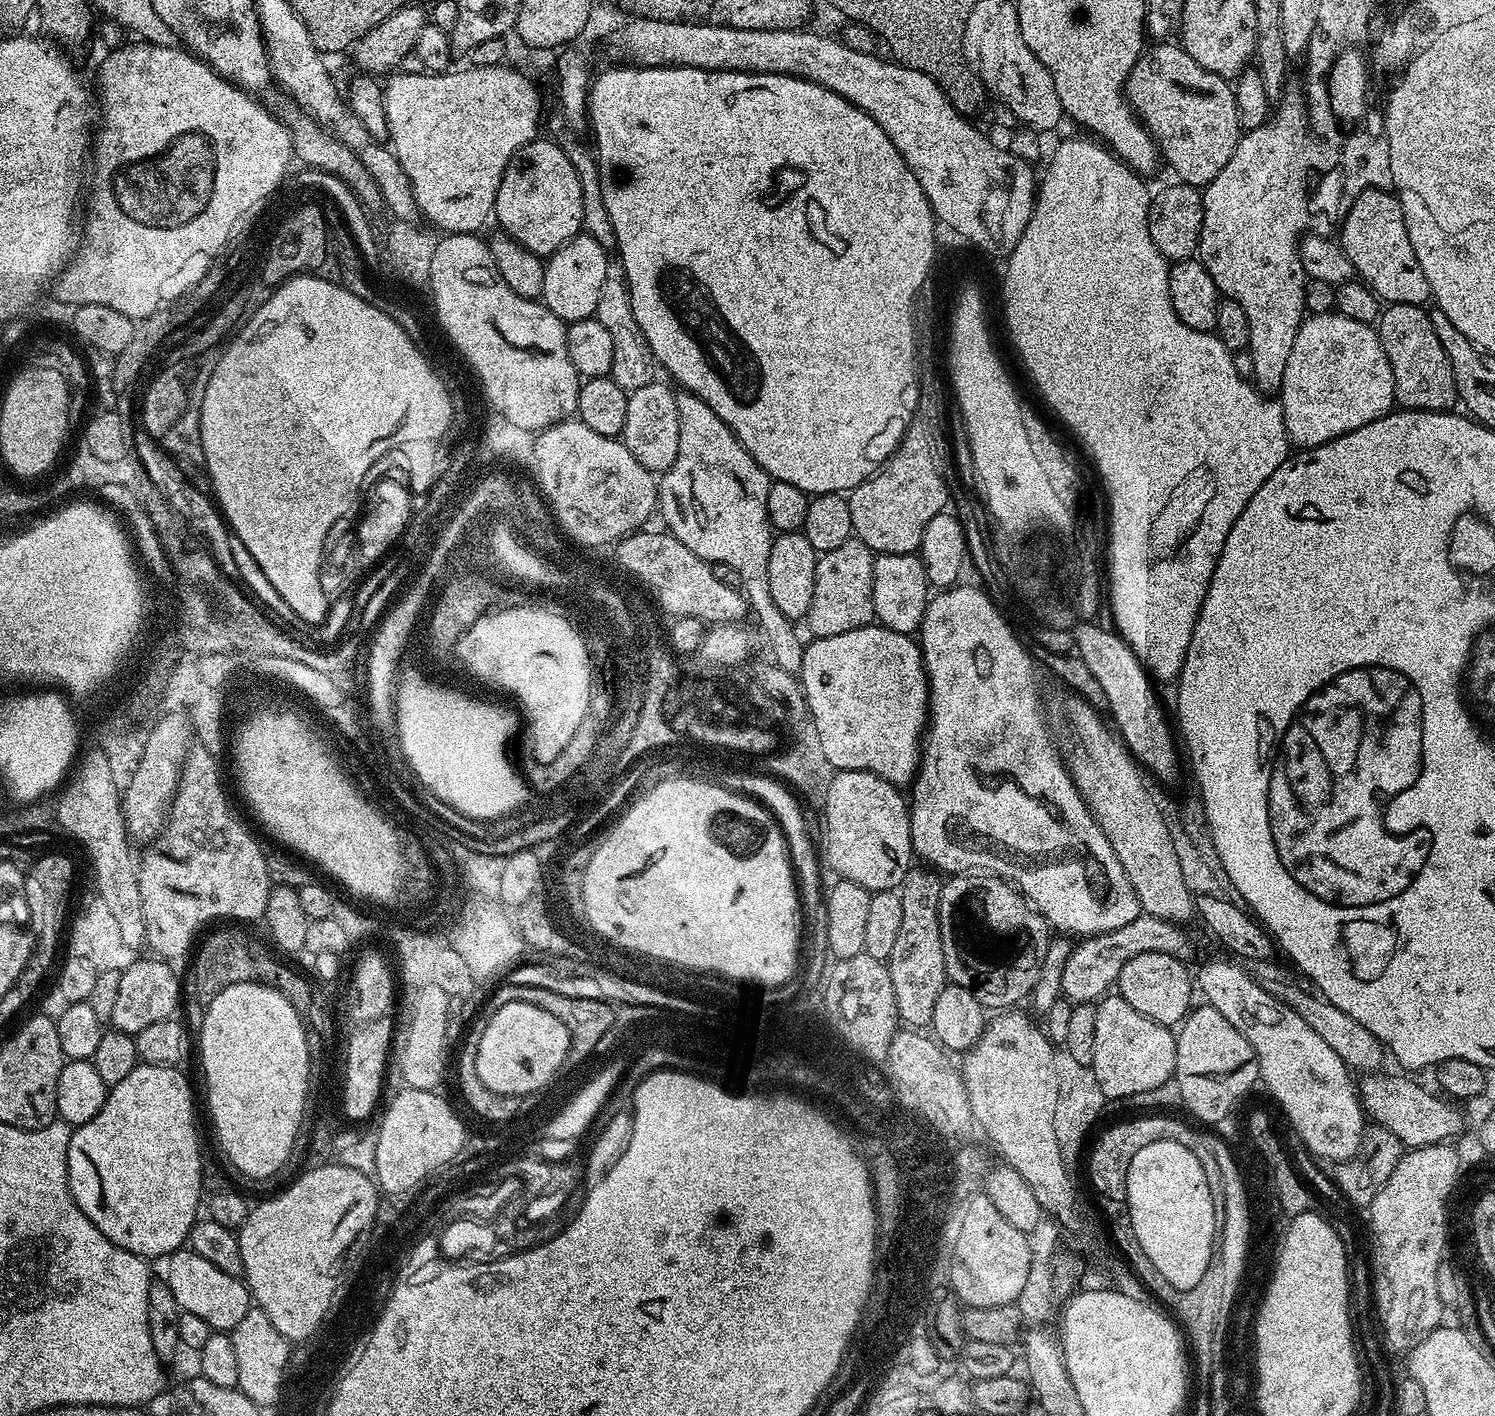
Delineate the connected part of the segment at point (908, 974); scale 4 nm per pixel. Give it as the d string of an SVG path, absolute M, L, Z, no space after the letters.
M913 866L904 875L898 889L902 898L902 923L894 941L894 950L890 950L886 963L900 1020L916 1030L920 1030L923 1024L924 1027L931 1025L934 1002L938 1002L938 994L948 980L940 929L941 883L941 877L931 867Z

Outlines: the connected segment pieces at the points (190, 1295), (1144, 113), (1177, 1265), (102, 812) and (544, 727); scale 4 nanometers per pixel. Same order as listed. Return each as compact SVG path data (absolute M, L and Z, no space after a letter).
M177 1250L167 1257L168 1277L166 1283L174 1302L178 1302L181 1312L195 1314L218 1332L231 1333L233 1328L246 1318L250 1307L248 1285L239 1276L231 1276L220 1270L191 1250Z
M1156 42L1141 55L1139 62L1130 70L1124 84L1124 94L1136 115L1148 127L1152 137L1160 145L1163 161L1177 172L1179 179L1194 188L1203 189L1230 162L1242 135L1238 114L1236 89L1225 77L1214 74L1194 62L1190 54L1179 43Z
M1150 1142L1150 1146L1142 1146L1142 1150L1134 1154L1134 1162L1130 1162L1126 1178L1126 1190L1126 1215L1134 1226L1138 1246L1146 1250L1146 1258L1154 1262L1155 1269L1172 1286L1180 1289L1197 1286L1214 1259L1214 1249L1218 1244L1214 1238L1214 1205L1210 1196L1210 1182L1206 1182L1206 1170L1202 1170L1202 1162L1198 1162L1196 1155L1178 1142Z
M95 750L83 756L79 757L70 779L63 785L60 801L54 804L55 819L88 851L92 872L96 875L96 888L100 891L99 903L114 914L122 942L136 950L144 944L144 915L138 860L135 855L132 857L134 844L120 808L122 788L116 784L110 762L102 751Z
M532 602L517 608L500 606L478 617L460 644L463 660L475 669L472 676L477 681L515 689L524 700L532 752L544 766L551 766L566 742L574 738L574 730L578 730L590 702L584 648L572 628L558 616L551 607L535 608Z

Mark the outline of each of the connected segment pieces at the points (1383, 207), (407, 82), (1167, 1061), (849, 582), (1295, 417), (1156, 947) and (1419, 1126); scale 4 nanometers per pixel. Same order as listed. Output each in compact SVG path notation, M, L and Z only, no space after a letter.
M1367 188L1360 192L1338 229L1338 242L1350 258L1355 275L1367 284L1381 301L1389 305L1398 303L1429 303L1432 291L1422 274L1422 266L1410 246L1404 211L1393 193L1383 188Z
M499 64L498 66L486 66L485 68L477 68L475 66L468 66L468 69L465 72L455 72L455 70L449 70L447 72L441 72L439 74L425 74L423 71L420 72L404 72L401 71L399 74L401 76L396 76L393 78L389 84L385 83L383 85L384 89L384 109L386 110L386 118L388 119L388 135L387 139L390 141L390 147L393 152L396 153L396 157L398 158L398 162L402 162L402 170L406 170L406 174L410 178L410 186L412 187L412 193L414 194L414 198L416 199L416 207L418 209L419 215L421 217L425 216L426 219L429 220L431 227L433 229L439 230L444 234L455 234L457 232L467 232L469 234L479 233L481 230L480 227L483 226L487 220L490 220L490 217L493 215L494 209L496 207L496 195L498 194L498 186L502 182L502 178L506 174L506 166L512 160L512 156L519 148L522 146L526 146L532 140L537 139L538 133L536 132L540 128L539 120L540 120L540 92L536 89L536 84L531 80L530 77L527 76L524 72L519 72L516 68L508 68L509 66L505 66L504 64Z
M1119 994L1105 995L1096 1004L1094 1058L1091 1068L1109 1100L1120 1100L1124 1096L1142 1094L1144 1090L1162 1086L1176 1074L1176 1037L1173 1029L1146 1018L1146 1014L1138 1014L1138 1010L1134 1010L1134 1006L1130 1006L1130 1002L1126 1002Z
M851 539L842 546L823 553L817 559L814 574L814 598L810 598L810 610L806 625L813 637L846 634L846 630L858 630L873 623L874 610L874 553L861 540Z
M1335 310L1320 312L1317 316L1309 315L1301 324L1298 334L1294 338L1294 347L1290 349L1290 358L1286 358L1286 374L1282 374L1278 399L1284 411L1284 425L1288 431L1289 441L1300 450L1322 446L1342 434L1350 434L1350 430L1358 430L1358 426L1366 426L1370 422L1388 415L1396 404L1395 376L1391 370L1390 359L1386 356L1386 351L1383 350L1377 329L1371 324L1354 322L1354 318L1346 318L1341 312Z
M1142 914L1134 918L1134 922L1126 922L1126 926L1118 926L1118 930L1081 939L1073 947L1062 970L1062 996L1073 1005L1099 1001L1109 991L1108 984L1115 985L1119 981L1122 966L1126 966L1130 958L1138 958L1138 954L1157 952L1176 956L1185 962L1191 961L1192 940L1184 931L1172 920Z
M1365 1075L1358 1084L1360 1102L1364 1106L1365 1113L1375 1123L1390 1130L1390 1134L1398 1134L1398 1138L1409 1149L1422 1148L1425 1141L1442 1144L1451 1141L1453 1139L1451 1136L1459 1134L1464 1120L1460 1117L1460 1112L1456 1109L1459 1107L1455 1103L1449 1102L1435 1091L1427 1092L1422 1085L1415 1084L1404 1076L1382 1075Z

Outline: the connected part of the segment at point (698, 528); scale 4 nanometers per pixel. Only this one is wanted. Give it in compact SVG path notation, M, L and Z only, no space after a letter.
M680 390L676 392L676 405L680 419L678 458L674 466L664 471L658 480L658 516L664 519L663 527L676 536L678 542L682 542L682 546L694 550L694 554L698 554L703 560L709 562L721 560L726 562L726 566L734 566L734 570L738 570L740 588L748 601L749 609L754 616L756 612L755 619L770 637L772 660L782 670L793 674L799 673L805 641L800 640L799 634L796 633L797 625L790 618L786 618L782 610L778 610L770 594L770 550L774 529L772 523L768 521L766 498L770 494L773 481L768 471L748 453L746 446L742 446L742 442L733 434L730 426L726 426L726 422L722 422L722 418L718 418L718 414L714 414L714 410L706 406L706 402L702 402L702 398L698 398L693 392Z

